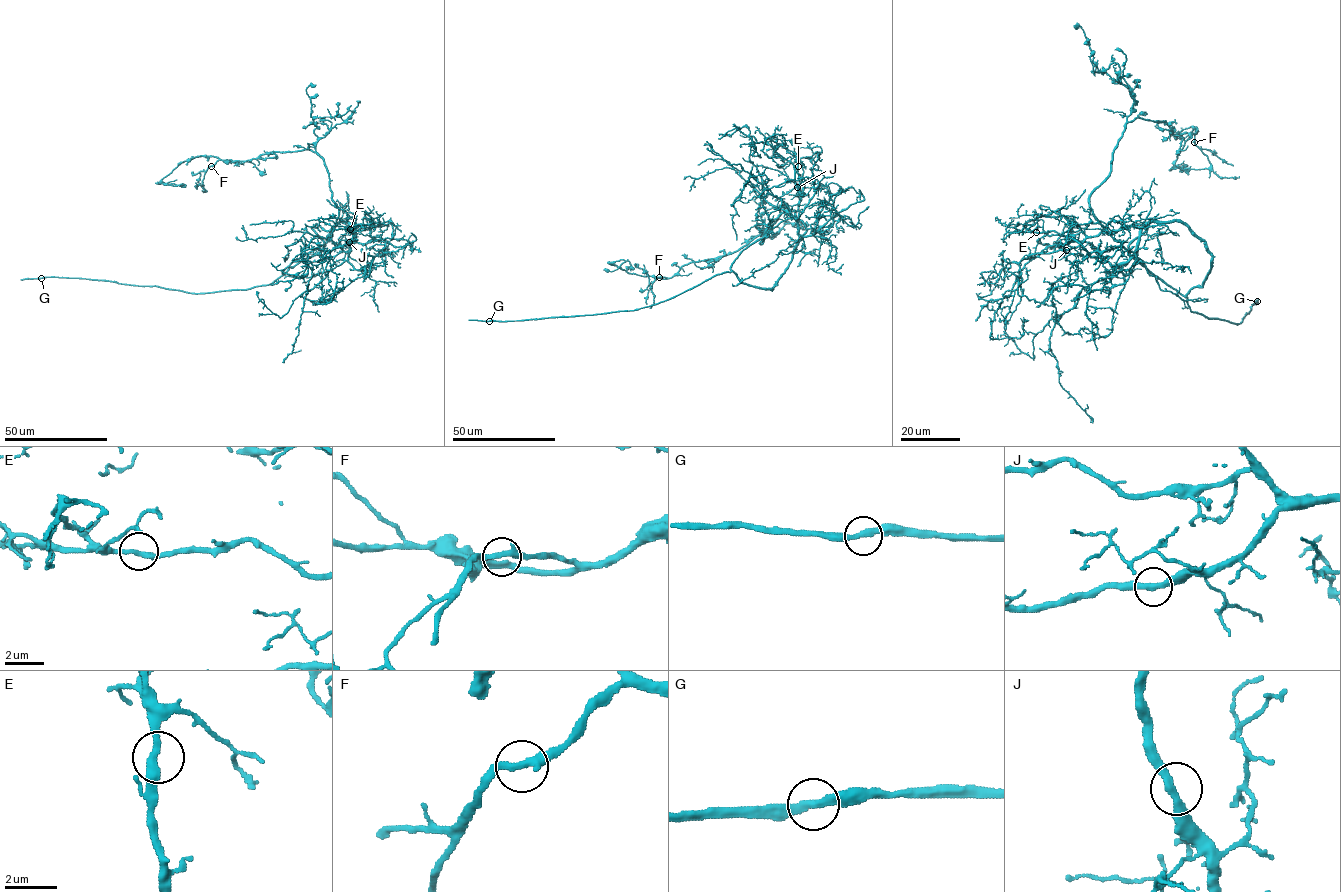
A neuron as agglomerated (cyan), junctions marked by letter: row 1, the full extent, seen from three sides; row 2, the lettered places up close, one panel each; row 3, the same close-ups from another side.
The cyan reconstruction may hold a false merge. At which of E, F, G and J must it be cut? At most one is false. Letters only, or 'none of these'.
none of these

